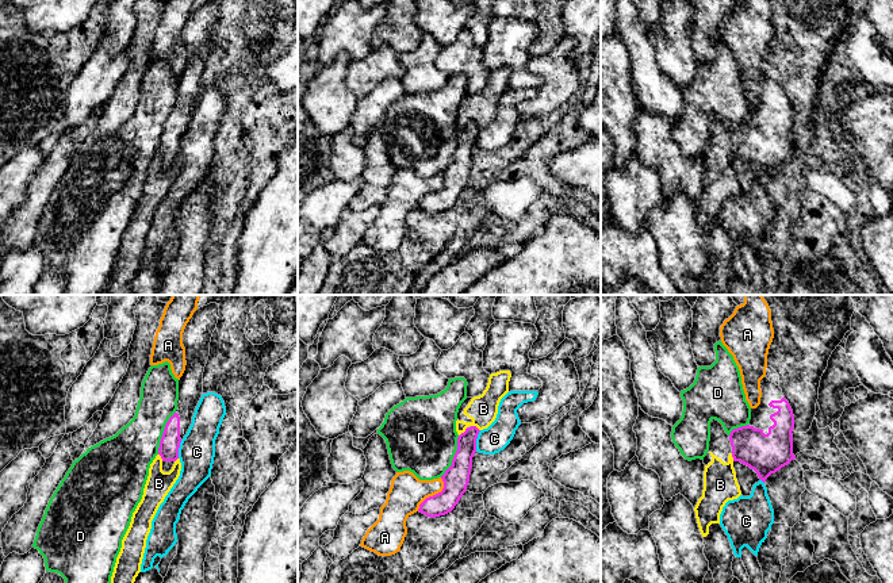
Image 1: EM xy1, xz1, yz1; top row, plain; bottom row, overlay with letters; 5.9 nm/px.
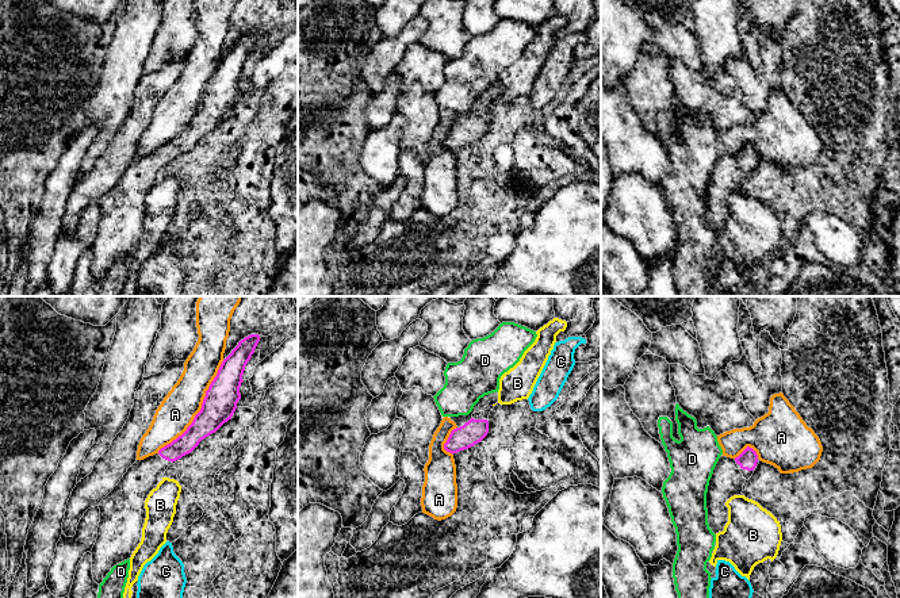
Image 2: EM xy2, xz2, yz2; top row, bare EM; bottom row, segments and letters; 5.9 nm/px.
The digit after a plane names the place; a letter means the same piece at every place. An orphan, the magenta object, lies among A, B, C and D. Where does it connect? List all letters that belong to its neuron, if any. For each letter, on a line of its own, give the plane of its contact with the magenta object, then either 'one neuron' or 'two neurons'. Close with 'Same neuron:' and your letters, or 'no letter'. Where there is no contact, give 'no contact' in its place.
A: meets magenta in xy2; two neurons
B: meets magenta in xz1; two neurons
C: meets magenta in xz1; two neurons
D: meets magenta in xy1; two neurons
Same neuron: no letter

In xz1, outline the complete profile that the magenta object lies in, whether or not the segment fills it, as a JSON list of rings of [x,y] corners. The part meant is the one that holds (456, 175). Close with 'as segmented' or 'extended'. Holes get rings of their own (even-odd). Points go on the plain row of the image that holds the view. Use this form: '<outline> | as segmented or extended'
[[[471,123],[459,133],[457,147],[453,153],[452,162],[441,173],[444,179],[442,188],[426,195],[419,202],[419,210],[434,215],[451,210],[459,200],[470,179],[472,154],[476,149],[479,129],[476,123]]] | as segmented

